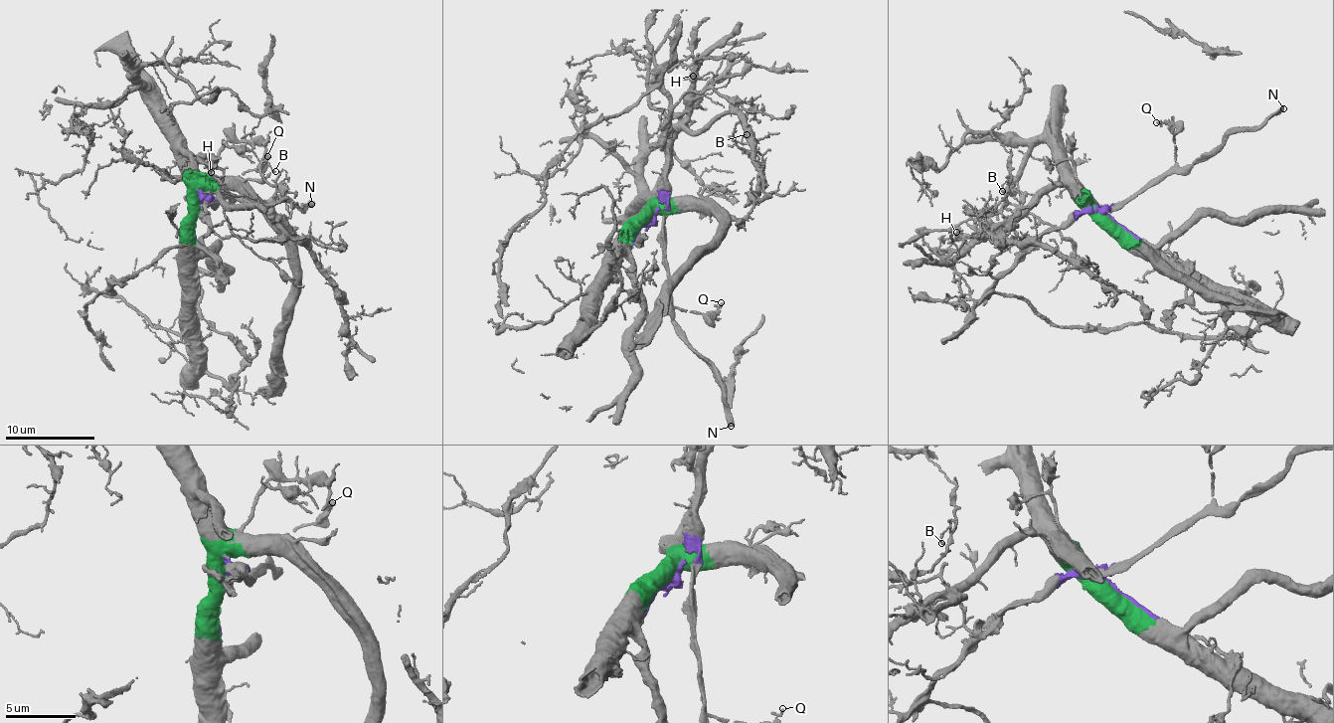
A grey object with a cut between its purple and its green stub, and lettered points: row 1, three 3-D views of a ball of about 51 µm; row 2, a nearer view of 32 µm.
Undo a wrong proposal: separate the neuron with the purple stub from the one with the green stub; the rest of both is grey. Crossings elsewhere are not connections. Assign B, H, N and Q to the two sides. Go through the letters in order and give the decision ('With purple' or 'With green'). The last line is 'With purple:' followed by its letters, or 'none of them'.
B: With green
H: With green
N: With purple
Q: With purple
With purple: N, Q

